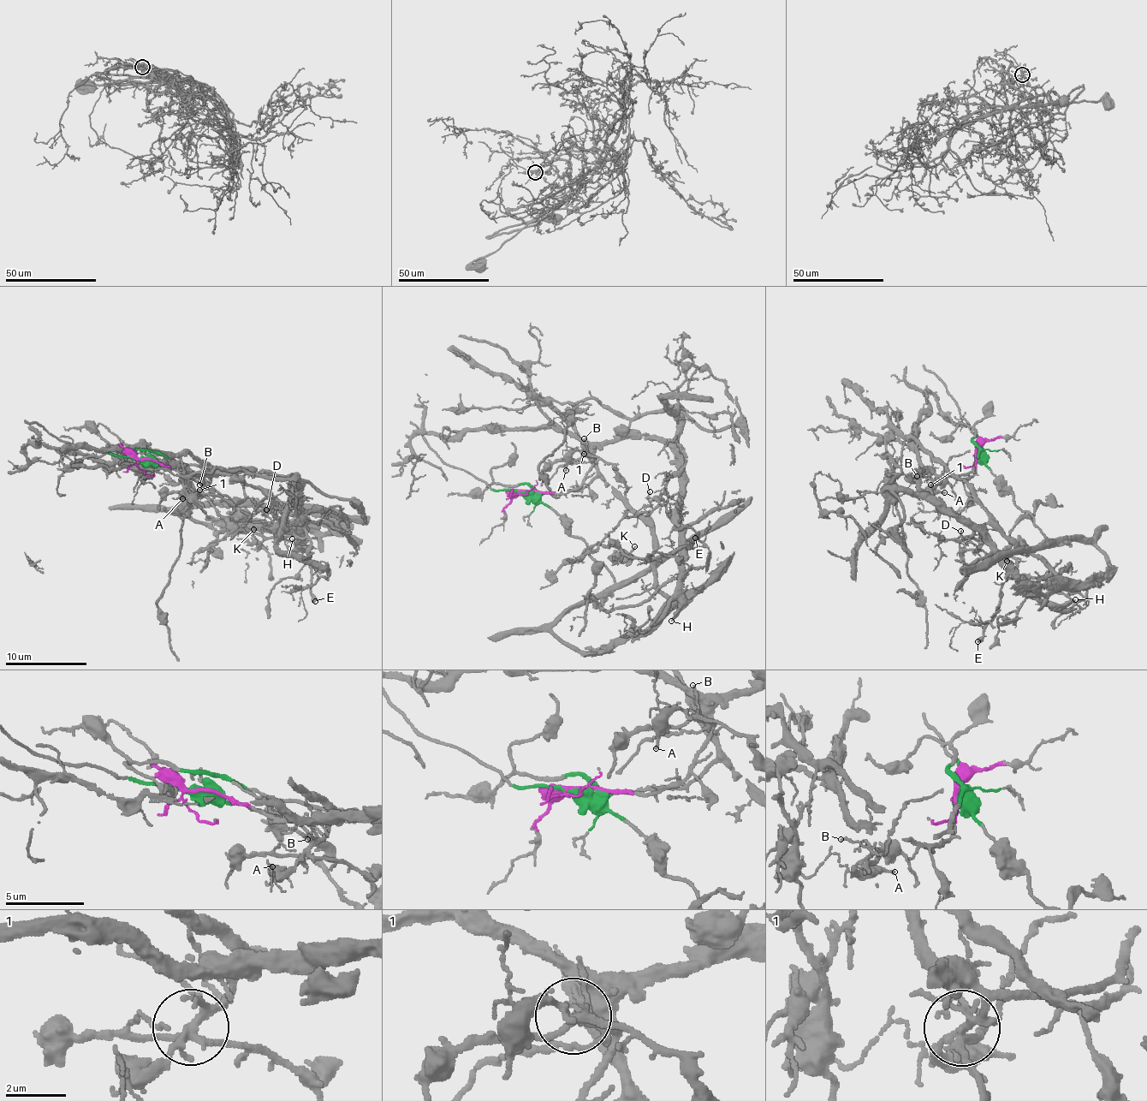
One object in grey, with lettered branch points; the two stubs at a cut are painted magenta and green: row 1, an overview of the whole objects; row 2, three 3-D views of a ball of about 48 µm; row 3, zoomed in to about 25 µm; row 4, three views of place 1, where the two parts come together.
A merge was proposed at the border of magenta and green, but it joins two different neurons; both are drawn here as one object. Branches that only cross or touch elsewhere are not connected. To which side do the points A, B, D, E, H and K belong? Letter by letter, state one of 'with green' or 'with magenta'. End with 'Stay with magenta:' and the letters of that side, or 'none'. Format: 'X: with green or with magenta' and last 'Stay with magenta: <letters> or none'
A: with magenta
B: with magenta
D: with magenta
E: with magenta
H: with magenta
K: with magenta
Stay with magenta: A, B, D, E, H, K

